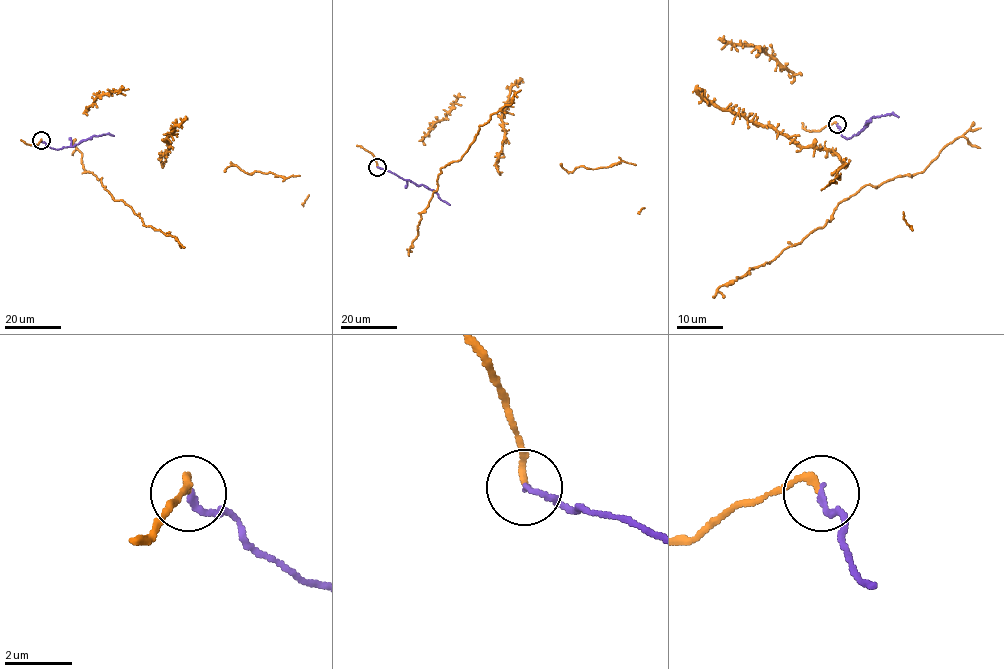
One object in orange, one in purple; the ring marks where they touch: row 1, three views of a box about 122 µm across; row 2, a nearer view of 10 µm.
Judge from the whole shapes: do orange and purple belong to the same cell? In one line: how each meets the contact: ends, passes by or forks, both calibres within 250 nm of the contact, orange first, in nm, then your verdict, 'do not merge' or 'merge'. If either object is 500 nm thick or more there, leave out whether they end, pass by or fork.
orange ends; purple ends; calibres 180 and 160 nm; merge

